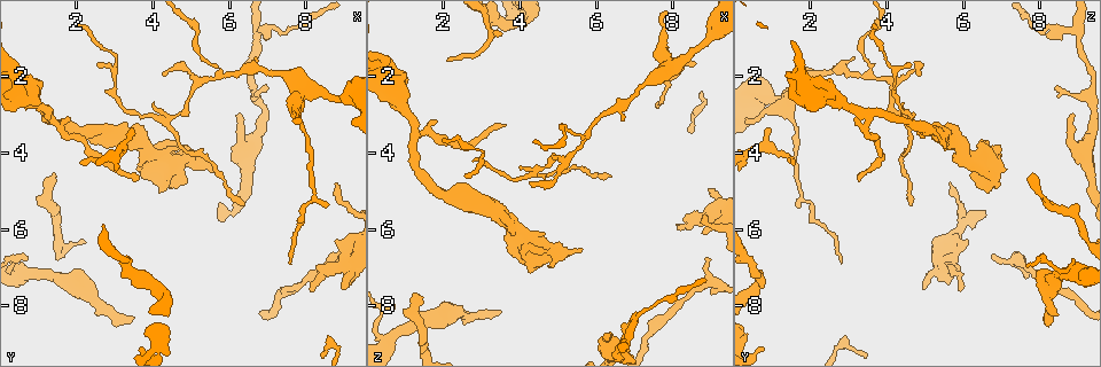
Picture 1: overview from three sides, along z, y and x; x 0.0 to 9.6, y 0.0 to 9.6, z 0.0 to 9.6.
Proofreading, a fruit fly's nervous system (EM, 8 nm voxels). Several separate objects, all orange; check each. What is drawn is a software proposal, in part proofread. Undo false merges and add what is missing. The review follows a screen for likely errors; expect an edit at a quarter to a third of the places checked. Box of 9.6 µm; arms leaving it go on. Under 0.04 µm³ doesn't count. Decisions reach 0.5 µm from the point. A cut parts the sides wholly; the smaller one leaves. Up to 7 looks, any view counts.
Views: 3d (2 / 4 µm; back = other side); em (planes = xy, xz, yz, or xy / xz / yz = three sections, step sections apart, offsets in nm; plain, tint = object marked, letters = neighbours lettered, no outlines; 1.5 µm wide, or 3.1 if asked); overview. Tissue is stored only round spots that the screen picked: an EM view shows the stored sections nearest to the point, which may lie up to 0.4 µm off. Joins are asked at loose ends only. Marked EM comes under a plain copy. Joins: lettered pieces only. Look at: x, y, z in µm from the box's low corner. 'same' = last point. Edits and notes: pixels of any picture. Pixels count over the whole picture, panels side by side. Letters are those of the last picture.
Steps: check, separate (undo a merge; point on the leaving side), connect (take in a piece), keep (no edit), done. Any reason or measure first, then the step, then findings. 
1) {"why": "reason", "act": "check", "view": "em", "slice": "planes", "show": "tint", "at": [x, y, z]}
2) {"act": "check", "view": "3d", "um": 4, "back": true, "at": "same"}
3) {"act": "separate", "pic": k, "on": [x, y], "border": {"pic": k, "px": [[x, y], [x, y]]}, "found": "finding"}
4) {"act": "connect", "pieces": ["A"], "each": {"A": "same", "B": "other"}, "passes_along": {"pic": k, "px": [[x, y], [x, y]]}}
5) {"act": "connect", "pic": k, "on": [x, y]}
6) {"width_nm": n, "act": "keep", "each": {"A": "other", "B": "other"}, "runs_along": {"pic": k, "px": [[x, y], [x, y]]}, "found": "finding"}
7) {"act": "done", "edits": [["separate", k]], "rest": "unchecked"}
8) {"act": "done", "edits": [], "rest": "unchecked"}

{"act": "check", "view": "em", "slice": "planes", "show": "letters", "at": [4.30, 1.95, 4.80]}

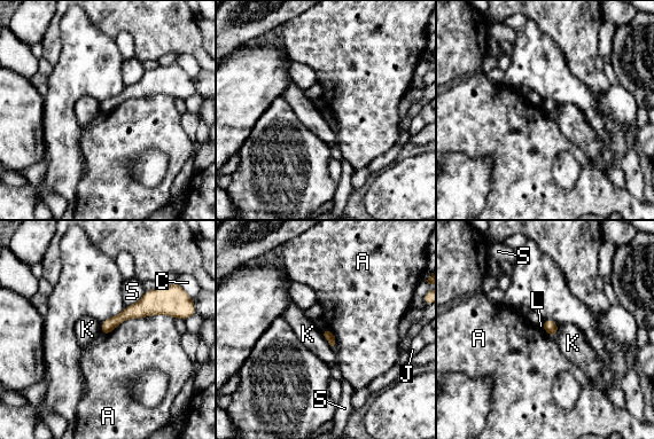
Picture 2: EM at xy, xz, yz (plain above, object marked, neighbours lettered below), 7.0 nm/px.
{"act": "keep", "each": {"A": "other", "C": "other", "J": "other", "K": "other", "L": "other", "S": "other"}, "runs_along": {"pic": 2, "px": [[173, 313], [143, 307], [103, 329]]}, "found": "none of them fits"}

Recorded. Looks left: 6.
{"why": "arms part here", "act": "check", "view": "3d", "um": 4, "at": [1.20, 3.00, 3.50]}

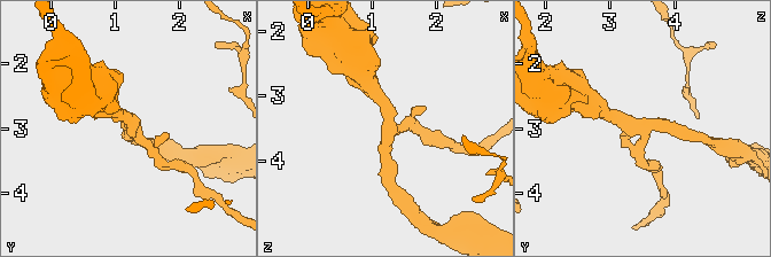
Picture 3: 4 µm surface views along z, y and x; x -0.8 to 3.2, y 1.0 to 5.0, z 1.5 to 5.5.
{"why": "shape alone is not enough", "act": "check", "view": "em", "slice": "planes", "show": "letters", "at": [1.25, 2.95, 3.45]}

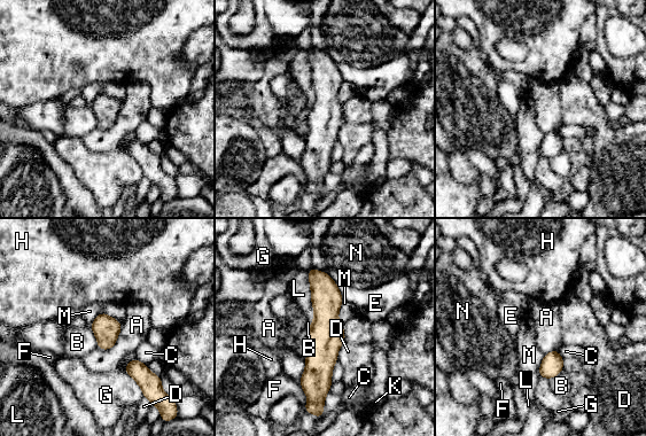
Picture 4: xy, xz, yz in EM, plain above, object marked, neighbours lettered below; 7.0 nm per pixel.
{"longest_contact_nm": ["L", 360], "act": "keep", "each": {"A": "other", "B": "other", "C": "other", "D": "other", "E": "other", "F": "other", "G": "other", "H": "other", "K": "other", "L": "other", "M": "other", "N": "other"}, "border": {"pic": 4, "px": [[90, 326], [98, 347]]}, "found": "one cell here"}

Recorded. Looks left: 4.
{"why": "an open end", "act": "check", "view": "em", "slice": "planes", "show": "letters", "at": [8.10, 7.50, 5.95]}

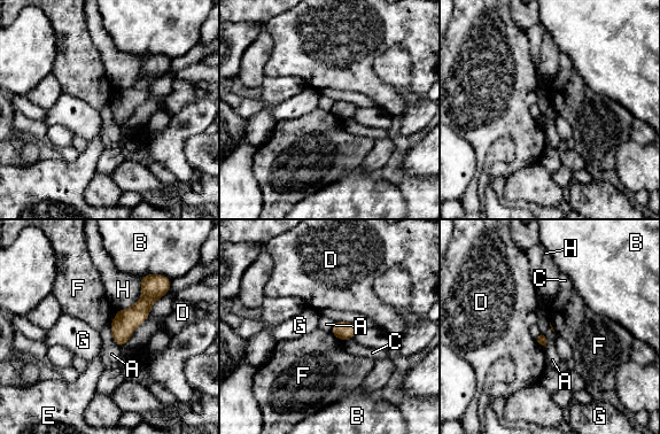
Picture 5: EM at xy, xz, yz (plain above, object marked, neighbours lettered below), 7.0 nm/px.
{"act": "keep", "each": {"A": "other", "B": "other", "C": "other", "D": "other", "E": "other", "F": "other", "G": "other", "H": "other"}, "found": "none of them fits"}

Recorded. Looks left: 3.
{"act": "done", "edits": [], "rest": "unchecked"}

